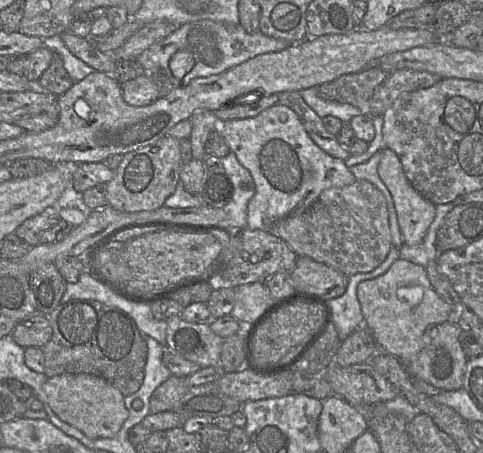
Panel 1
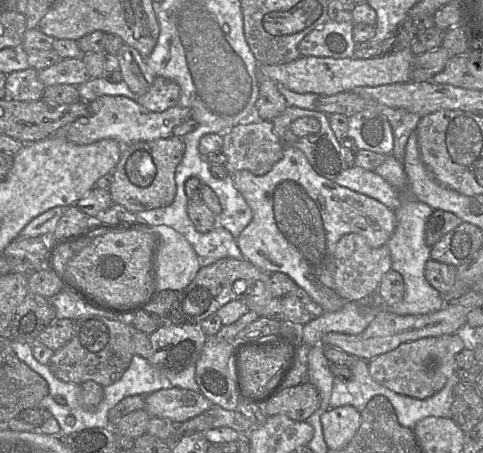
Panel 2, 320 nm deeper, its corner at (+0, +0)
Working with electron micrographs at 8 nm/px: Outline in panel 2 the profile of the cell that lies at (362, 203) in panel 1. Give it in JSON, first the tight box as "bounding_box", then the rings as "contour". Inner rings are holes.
{"bounding_box":[333,233,391,302],"contour":[[[357,233],[342,236],[336,244],[335,272],[333,284],[335,291],[346,301],[358,302],[372,296],[382,280],[382,277],[391,268],[391,256],[387,245],[372,248],[364,237]]]}

